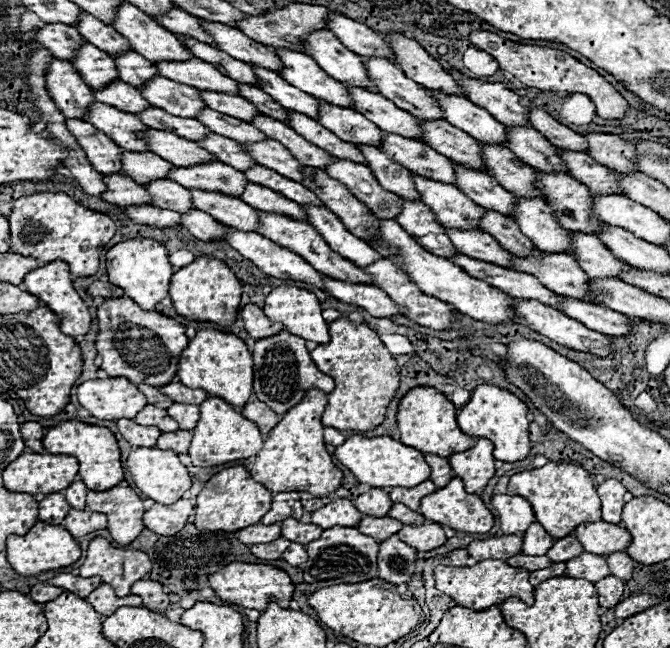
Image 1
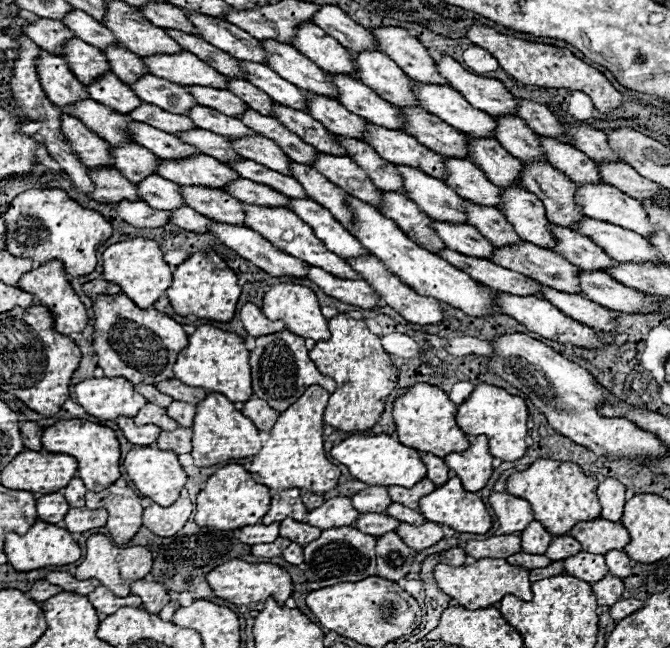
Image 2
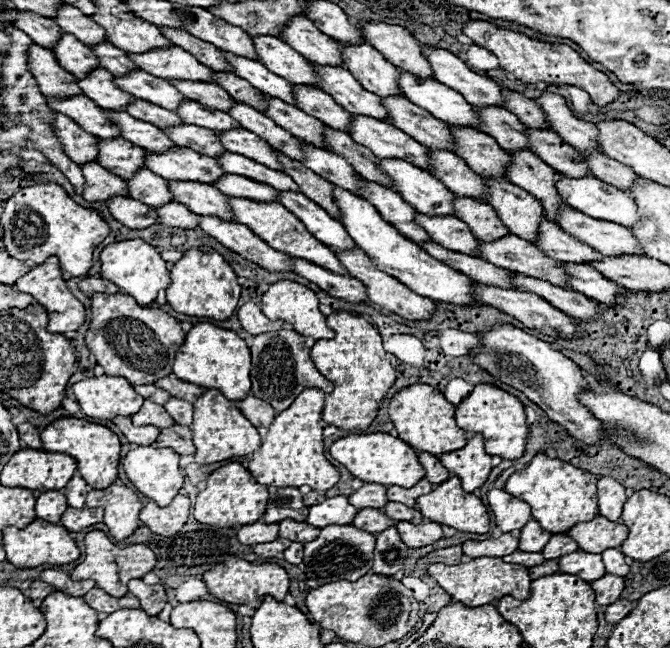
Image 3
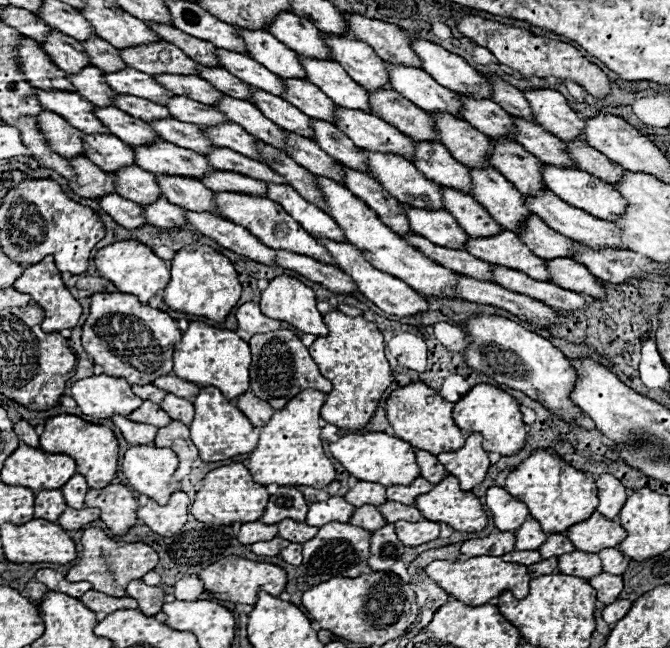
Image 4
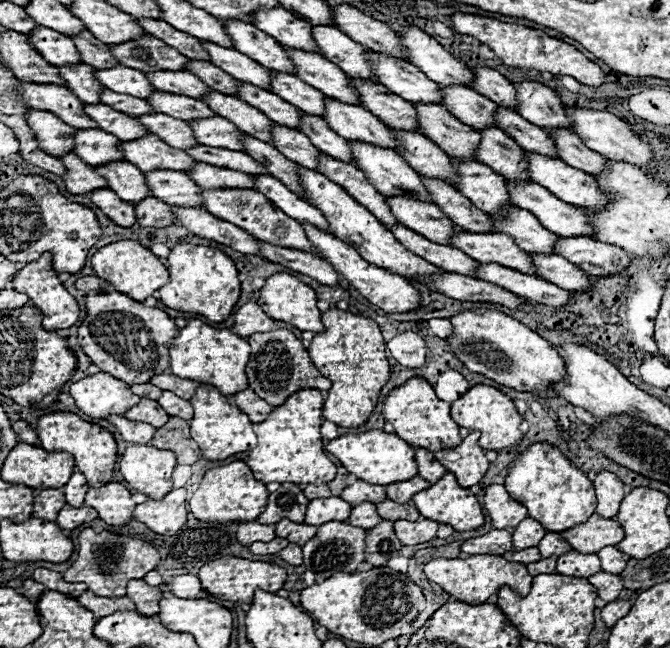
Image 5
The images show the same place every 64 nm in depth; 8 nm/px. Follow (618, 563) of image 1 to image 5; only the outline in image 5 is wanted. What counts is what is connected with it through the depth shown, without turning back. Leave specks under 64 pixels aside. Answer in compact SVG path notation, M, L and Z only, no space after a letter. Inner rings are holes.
M606 546L598 552L598 558L602 562L602 570L610 574L620 574L622 568L626 568L626 556L616 546Z

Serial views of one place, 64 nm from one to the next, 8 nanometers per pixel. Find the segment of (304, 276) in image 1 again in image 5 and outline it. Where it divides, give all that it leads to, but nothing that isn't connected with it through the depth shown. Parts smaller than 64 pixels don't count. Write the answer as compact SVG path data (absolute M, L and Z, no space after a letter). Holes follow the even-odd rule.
M174 206L172 210L178 218L178 224L184 226L188 232L202 236L202 238L208 238L208 240L214 240L218 244L226 244L226 246L234 248L236 252L254 254L254 256L264 258L260 254L260 244L254 236L250 236L246 230L242 230L226 220L216 218L208 210L204 210L204 208L178 208L178 206Z

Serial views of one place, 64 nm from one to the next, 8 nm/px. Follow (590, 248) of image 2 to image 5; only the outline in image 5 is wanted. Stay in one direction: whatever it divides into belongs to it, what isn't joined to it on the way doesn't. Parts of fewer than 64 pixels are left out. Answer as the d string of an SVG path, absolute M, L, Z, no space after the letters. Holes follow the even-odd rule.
M512 208L504 214L504 220L496 220L494 222L494 232L502 232L514 238L514 242L534 254L534 252L544 252L544 254L554 254L554 240L558 240L556 234L552 234L550 230L546 230L538 218L534 214L530 214L528 210L520 210L520 208Z

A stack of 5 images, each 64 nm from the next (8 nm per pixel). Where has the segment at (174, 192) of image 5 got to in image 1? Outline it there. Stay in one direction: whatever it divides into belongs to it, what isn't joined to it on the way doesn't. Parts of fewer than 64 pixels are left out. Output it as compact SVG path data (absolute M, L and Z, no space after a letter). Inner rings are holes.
M192 190L194 208L214 216L218 222L238 228L238 230L258 230L258 212L242 202L240 198L232 198L218 192L202 192Z

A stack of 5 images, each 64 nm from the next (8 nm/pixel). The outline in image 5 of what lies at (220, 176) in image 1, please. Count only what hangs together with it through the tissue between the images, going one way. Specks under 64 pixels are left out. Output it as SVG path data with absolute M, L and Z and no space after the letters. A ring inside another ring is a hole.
M146 134L144 138L132 142L122 142L120 148L126 160L138 166L142 172L150 172L150 168L174 168L176 172L188 172L194 168L194 164L198 164L196 158L180 148L168 146L156 134Z

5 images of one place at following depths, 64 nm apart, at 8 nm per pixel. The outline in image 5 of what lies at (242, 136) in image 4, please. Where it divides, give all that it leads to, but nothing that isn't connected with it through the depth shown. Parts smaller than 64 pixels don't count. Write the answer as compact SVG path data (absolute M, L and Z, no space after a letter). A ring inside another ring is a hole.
M214 116L214 118L206 118L206 120L192 120L190 126L194 130L196 140L206 146L230 148L230 150L238 150L238 152L246 150L246 148L242 148L244 134L222 116Z

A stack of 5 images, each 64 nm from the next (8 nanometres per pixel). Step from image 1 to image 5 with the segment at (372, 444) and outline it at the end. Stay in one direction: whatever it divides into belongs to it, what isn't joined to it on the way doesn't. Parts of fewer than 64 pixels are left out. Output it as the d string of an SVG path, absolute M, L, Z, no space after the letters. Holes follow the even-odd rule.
M368 430L362 434L344 434L336 440L330 440L326 450L334 454L344 468L358 476L360 480L366 480L370 484L394 484L394 480L410 480L410 476L416 476L416 460L414 460L414 448L406 444L396 434L386 434L382 430Z

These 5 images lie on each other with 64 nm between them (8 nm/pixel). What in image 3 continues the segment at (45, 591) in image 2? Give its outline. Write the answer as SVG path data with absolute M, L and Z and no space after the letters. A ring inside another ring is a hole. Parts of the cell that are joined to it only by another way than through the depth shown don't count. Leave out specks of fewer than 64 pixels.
M34 580L34 582L32 582L32 586L30 586L28 596L30 596L32 600L40 602L40 600L44 600L46 596L50 596L52 592L56 592L56 588L50 588L48 584L42 584L42 580Z

